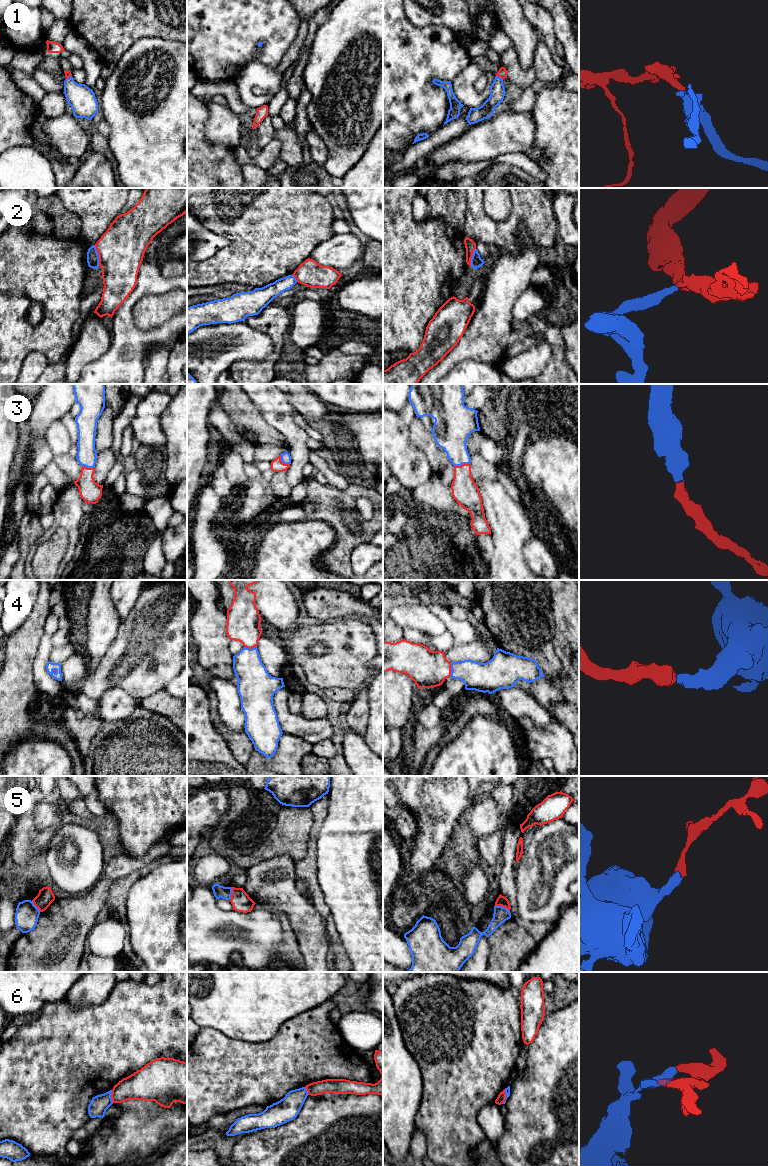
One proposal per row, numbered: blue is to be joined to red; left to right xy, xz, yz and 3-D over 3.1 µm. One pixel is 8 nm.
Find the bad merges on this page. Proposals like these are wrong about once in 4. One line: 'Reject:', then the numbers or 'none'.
Reject: 2, 5, 6

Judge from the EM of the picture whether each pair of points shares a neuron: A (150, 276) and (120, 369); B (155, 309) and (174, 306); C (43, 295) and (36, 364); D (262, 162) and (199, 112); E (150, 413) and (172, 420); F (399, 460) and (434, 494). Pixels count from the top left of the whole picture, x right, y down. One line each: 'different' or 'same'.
A: same
B: same
C: different
D: different
E: different
F: different

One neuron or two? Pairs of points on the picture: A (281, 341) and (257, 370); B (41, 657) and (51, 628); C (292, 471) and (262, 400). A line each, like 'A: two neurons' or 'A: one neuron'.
A: one neuron
B: one neuron
C: one neuron

